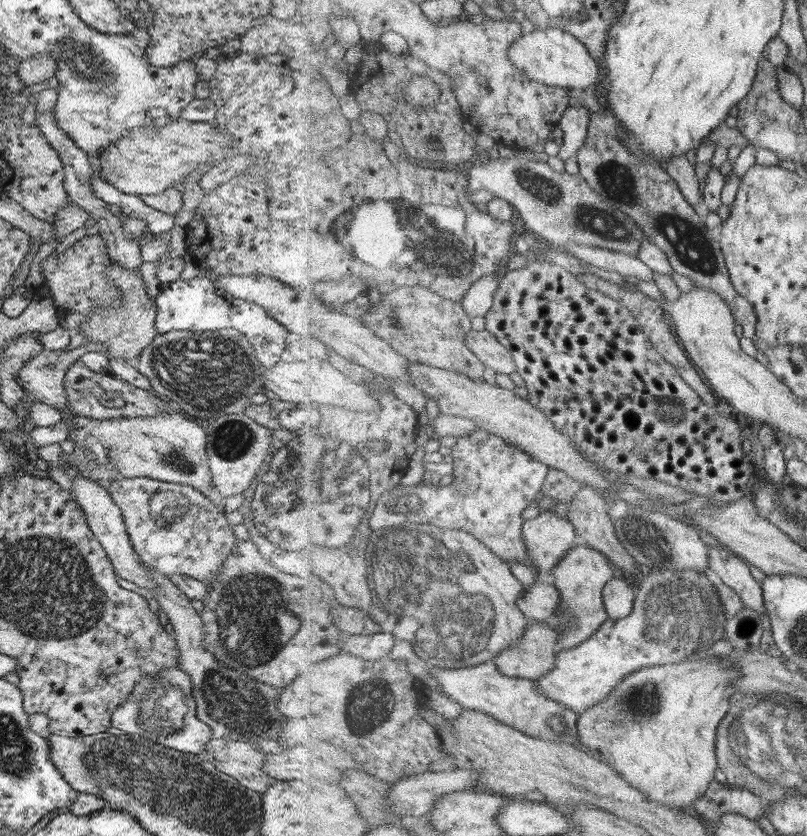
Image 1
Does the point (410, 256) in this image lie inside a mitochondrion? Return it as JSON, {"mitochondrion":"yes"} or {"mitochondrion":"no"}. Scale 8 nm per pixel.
{"mitochondrion":"yes"}

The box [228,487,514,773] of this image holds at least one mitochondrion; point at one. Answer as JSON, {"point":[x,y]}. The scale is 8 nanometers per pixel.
{"point":[421,572]}

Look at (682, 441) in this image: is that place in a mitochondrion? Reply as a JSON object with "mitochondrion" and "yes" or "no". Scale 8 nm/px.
{"mitochondrion":"no"}

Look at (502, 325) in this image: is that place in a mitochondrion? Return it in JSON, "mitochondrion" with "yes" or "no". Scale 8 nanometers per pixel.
{"mitochondrion":"no"}

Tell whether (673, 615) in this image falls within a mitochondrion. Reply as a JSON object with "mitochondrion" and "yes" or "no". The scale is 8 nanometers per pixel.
{"mitochondrion":"yes"}

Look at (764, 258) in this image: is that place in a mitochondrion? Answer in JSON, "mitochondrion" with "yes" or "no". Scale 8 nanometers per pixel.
{"mitochondrion":"no"}

